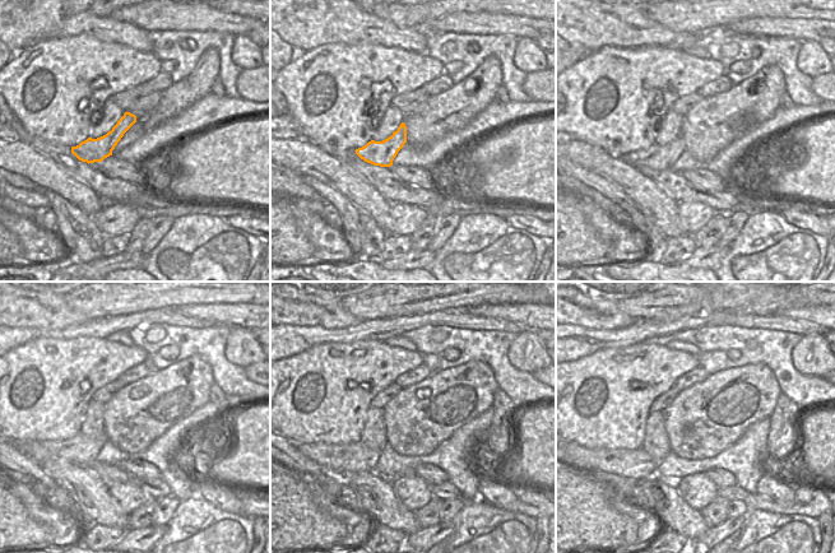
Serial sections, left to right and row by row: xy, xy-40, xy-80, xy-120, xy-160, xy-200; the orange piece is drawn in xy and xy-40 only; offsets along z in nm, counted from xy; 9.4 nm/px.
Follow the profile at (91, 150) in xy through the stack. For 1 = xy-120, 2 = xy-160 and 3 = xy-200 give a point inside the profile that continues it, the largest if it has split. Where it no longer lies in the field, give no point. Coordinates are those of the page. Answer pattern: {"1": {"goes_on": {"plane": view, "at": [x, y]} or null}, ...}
{"1": {"goes_on": {"plane": "xy-120", "at": [80, 450]}}, "2": {"goes_on": {"plane": "xy-160", "at": [341, 458]}}, "3": {"goes_on": {"plane": "xy-200", "at": [638, 464]}}}

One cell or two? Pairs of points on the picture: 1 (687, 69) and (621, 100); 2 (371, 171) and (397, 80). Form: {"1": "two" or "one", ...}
{"1": "one", "2": "two"}

